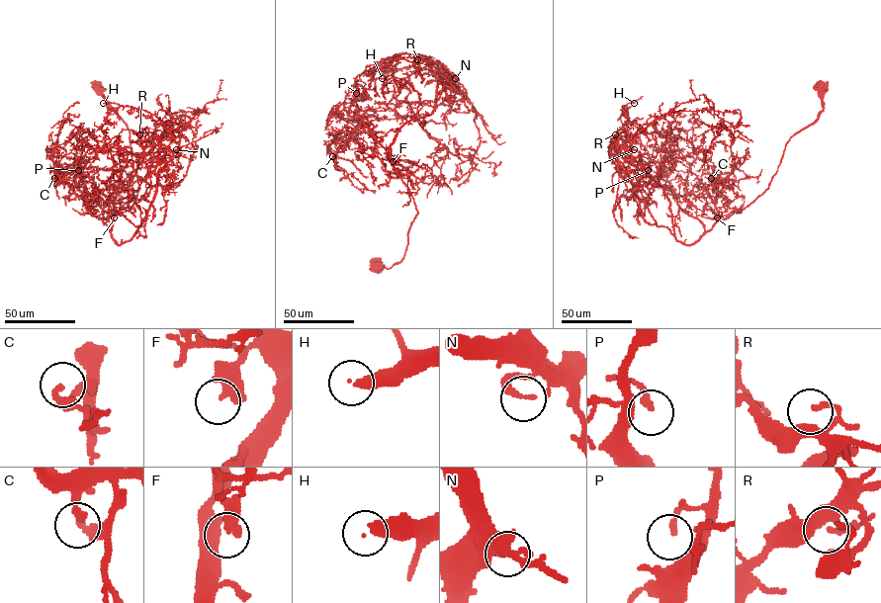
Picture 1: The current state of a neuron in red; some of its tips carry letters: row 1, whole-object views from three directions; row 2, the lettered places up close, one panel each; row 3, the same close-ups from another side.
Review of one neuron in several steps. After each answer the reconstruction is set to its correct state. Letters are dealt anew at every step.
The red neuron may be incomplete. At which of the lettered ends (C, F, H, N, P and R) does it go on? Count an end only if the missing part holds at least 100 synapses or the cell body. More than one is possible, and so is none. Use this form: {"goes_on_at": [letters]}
{"goes_on_at": ["H"]}

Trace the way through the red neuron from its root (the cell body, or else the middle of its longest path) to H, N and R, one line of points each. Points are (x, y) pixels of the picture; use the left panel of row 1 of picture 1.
H: (96, 86), (130, 130), (139, 187), (114, 217), (122, 244), (179, 144), (145, 111), (103, 103)
N: (96, 86), (130, 130), (139, 187), (131, 208), (114, 217), (118, 244), (140, 224), (158, 171), (176, 149)
R: (96, 86), (130, 130), (139, 187), (114, 217), (118, 244), (140, 224), (166, 163), (144, 151), (139, 134)

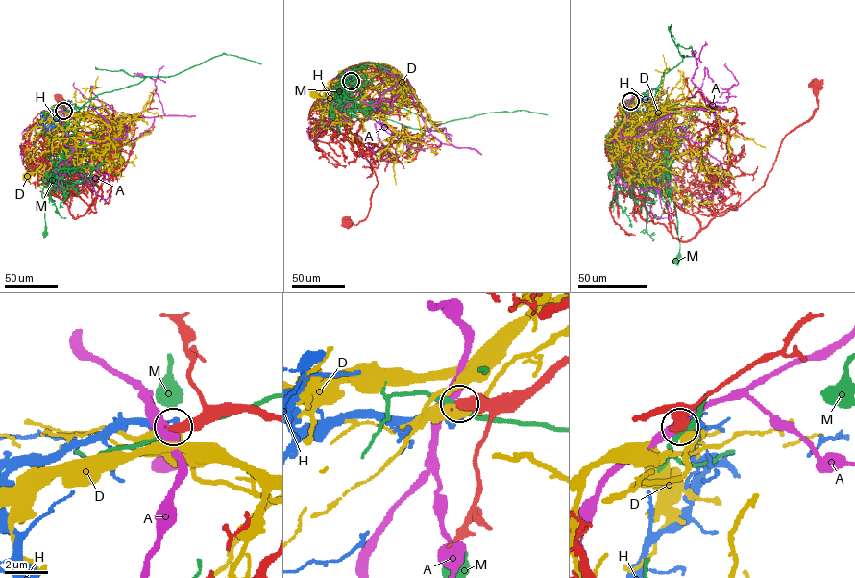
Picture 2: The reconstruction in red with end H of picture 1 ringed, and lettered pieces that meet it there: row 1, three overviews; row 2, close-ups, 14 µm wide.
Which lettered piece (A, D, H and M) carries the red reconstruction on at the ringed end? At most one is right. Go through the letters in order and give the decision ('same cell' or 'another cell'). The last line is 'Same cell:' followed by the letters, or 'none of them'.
A: another cell
D: another cell
H: same cell
M: another cell
Same cell: H

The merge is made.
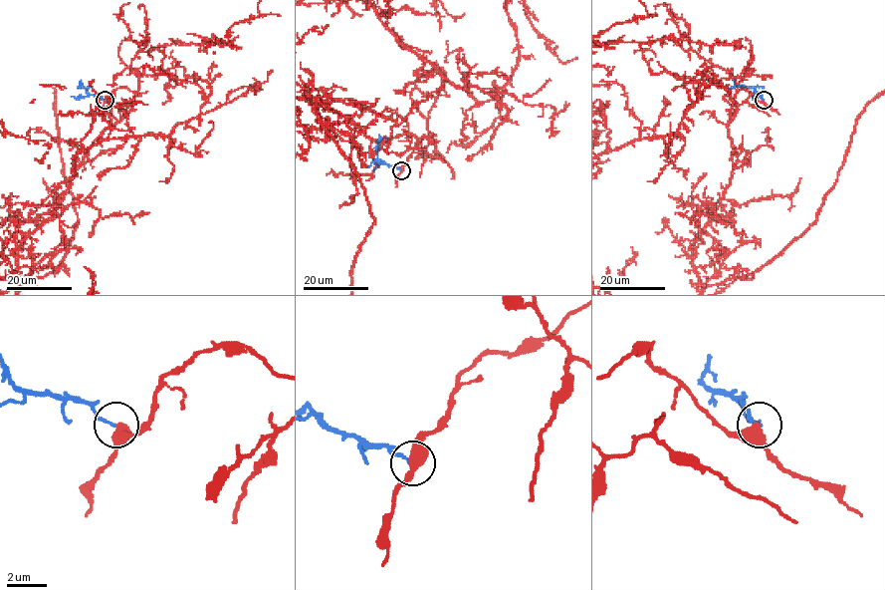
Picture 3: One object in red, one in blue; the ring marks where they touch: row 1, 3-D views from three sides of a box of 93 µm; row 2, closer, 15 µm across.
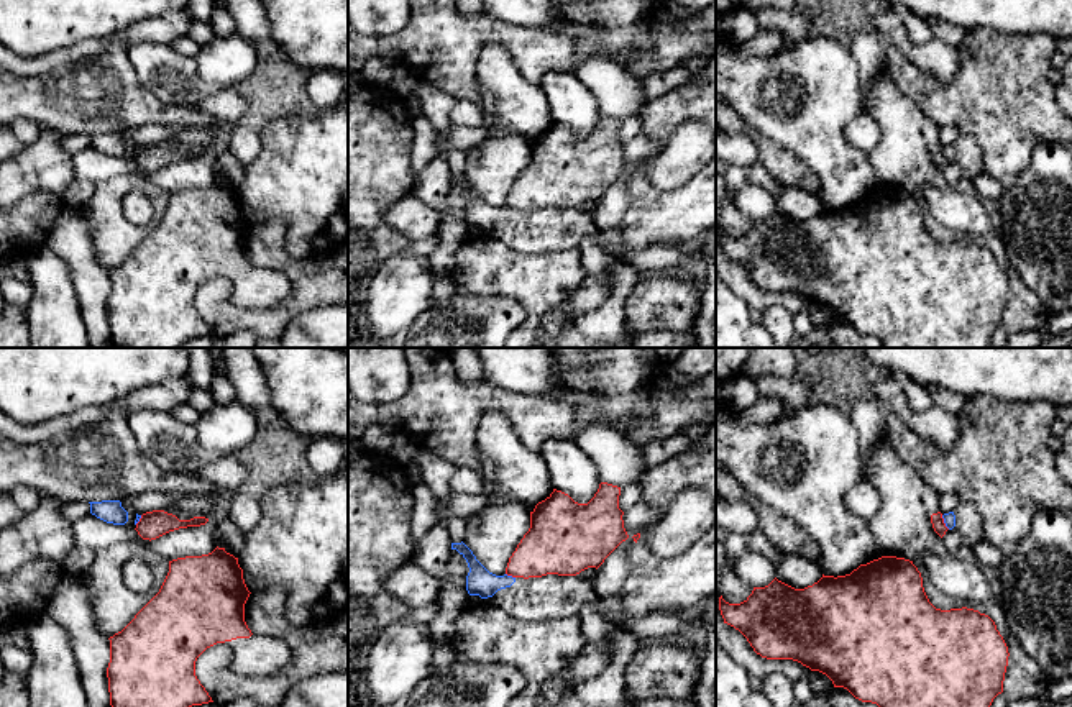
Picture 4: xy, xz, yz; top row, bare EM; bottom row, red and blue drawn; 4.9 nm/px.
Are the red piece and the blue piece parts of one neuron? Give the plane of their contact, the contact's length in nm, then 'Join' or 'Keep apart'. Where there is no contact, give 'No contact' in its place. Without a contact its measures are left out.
Touches red in yz. Shared border 80 nm. Keep apart

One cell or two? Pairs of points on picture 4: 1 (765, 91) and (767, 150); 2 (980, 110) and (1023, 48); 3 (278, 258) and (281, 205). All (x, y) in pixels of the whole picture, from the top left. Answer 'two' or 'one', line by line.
1: two
2: one
3: two

